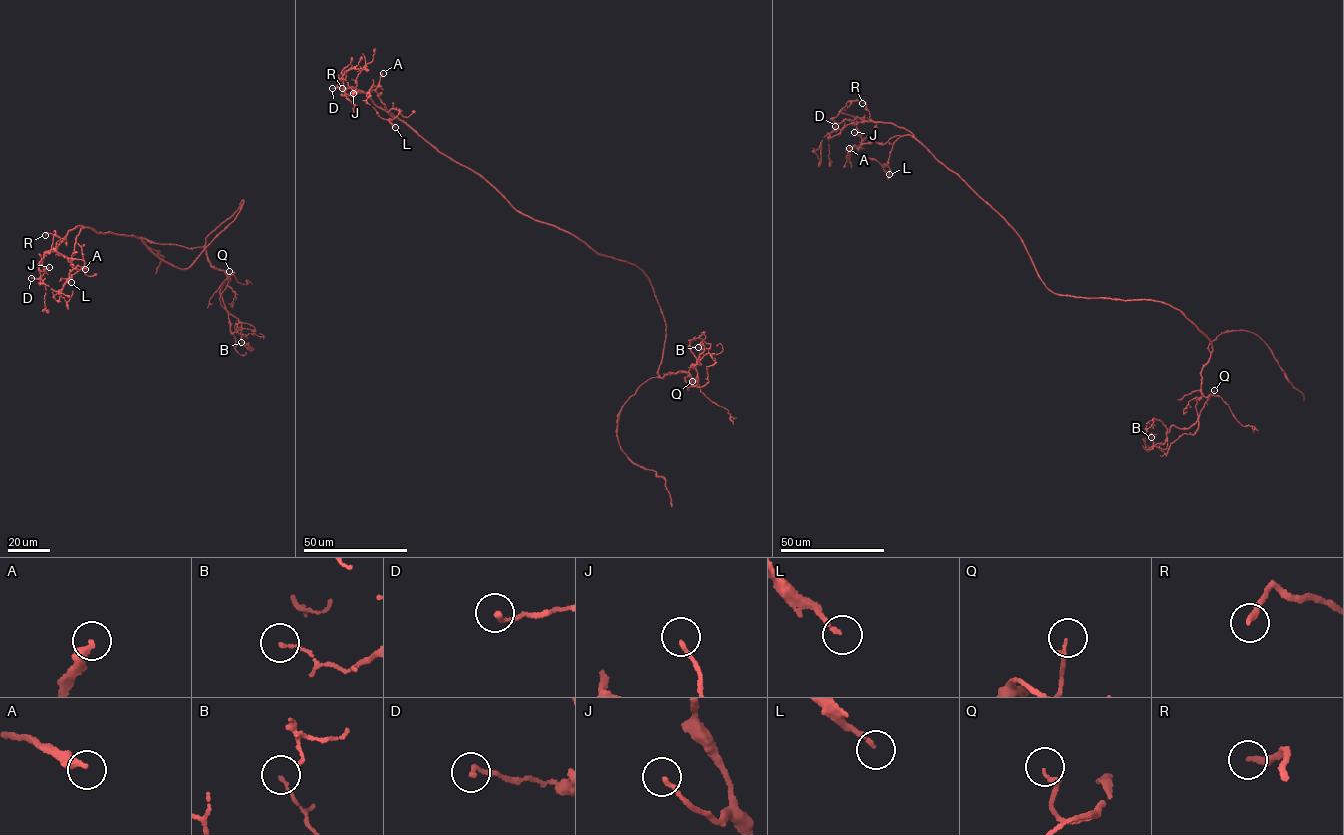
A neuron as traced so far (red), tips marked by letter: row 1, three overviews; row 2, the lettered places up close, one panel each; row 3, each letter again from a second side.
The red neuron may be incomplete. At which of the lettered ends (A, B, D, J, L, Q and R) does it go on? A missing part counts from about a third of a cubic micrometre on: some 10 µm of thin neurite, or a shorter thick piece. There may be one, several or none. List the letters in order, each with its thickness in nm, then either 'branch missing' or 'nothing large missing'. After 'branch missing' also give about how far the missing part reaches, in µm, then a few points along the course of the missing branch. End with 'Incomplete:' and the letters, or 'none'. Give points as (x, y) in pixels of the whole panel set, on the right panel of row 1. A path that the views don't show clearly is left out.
A: 340 nm | nothing large missing
B: 110 nm | nothing large missing
D: 180 nm | nothing large missing
J: 150 nm | nothing large missing
L: 170 nm | branch missing | 8 µm
Q: 170 nm | nothing large missing
R: 220 nm | branch missing | 8 µm | (862, 103), (850, 101)
Incomplete: L, R

